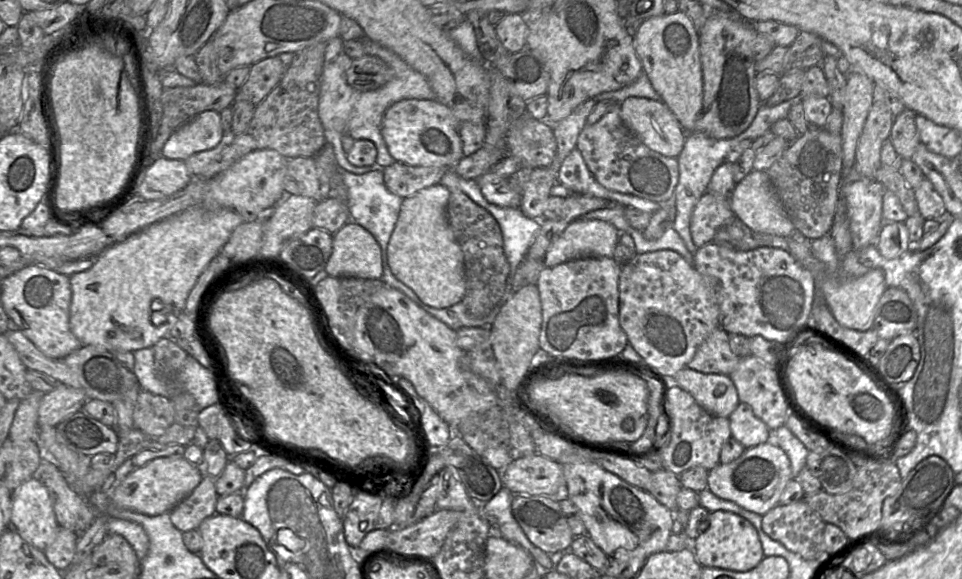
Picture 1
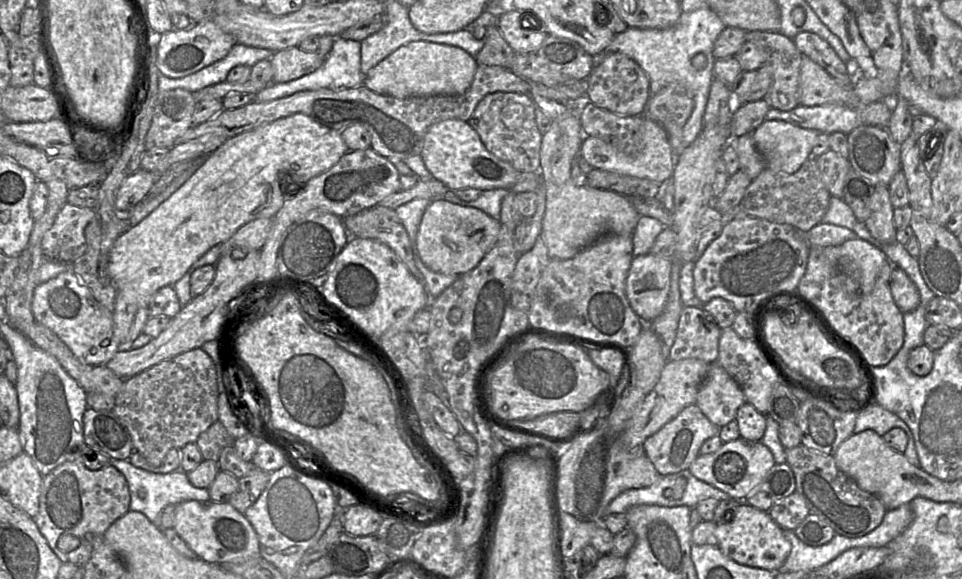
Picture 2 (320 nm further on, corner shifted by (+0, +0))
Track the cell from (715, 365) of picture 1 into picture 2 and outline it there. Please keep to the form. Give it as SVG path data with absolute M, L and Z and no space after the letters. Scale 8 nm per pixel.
M682 307L669 360L696 358L717 363L721 328L703 307Z

